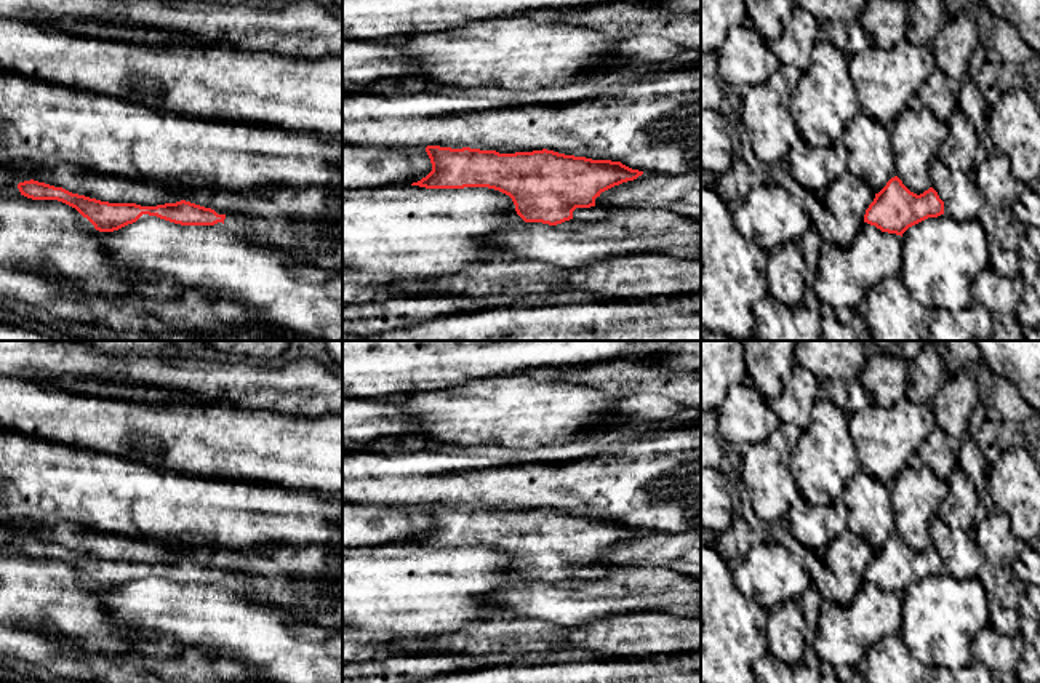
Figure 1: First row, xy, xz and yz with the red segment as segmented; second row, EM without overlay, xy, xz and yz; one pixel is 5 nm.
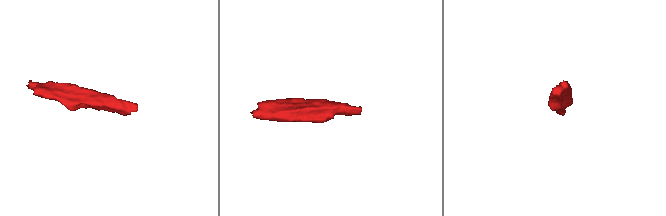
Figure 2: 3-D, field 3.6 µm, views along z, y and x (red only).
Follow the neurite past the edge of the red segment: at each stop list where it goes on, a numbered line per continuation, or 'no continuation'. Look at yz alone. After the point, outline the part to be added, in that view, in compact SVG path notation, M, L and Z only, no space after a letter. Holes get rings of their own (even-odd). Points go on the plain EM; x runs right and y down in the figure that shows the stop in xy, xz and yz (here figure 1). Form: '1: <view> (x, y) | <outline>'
no continuation

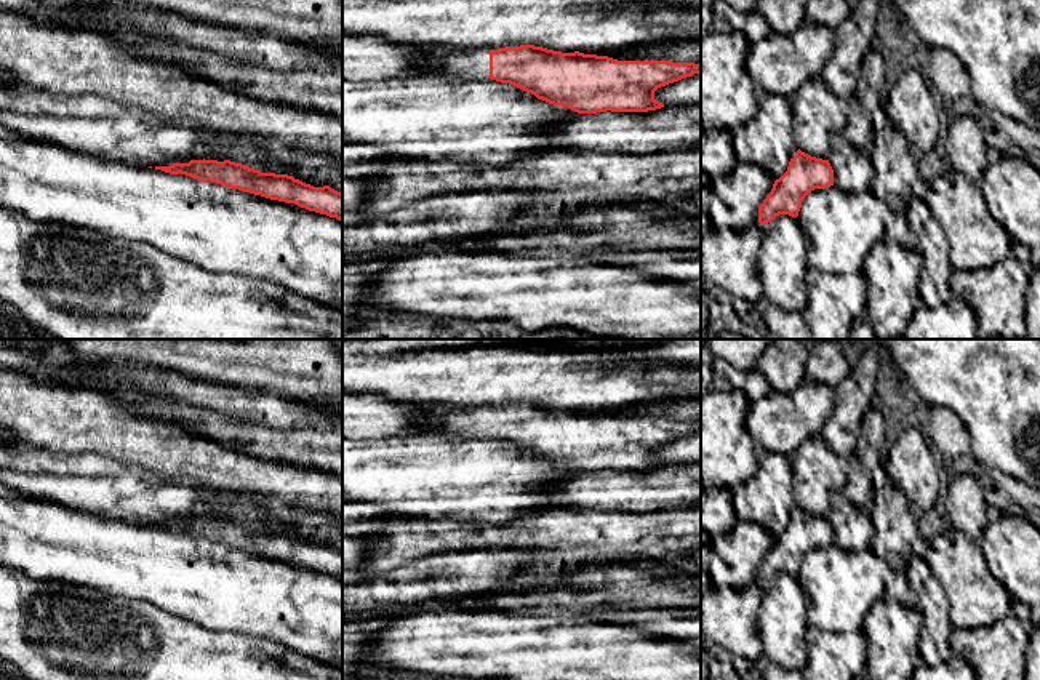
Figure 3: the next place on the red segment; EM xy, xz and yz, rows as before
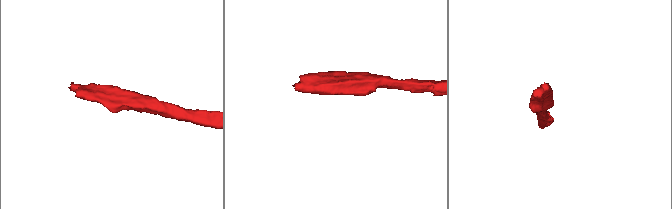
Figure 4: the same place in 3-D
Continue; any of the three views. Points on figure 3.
1: xz (474, 423) | M490 406L453 408L446 413L424 414L421 419L440 424L442 430L448 435L467 438L491 438Z

